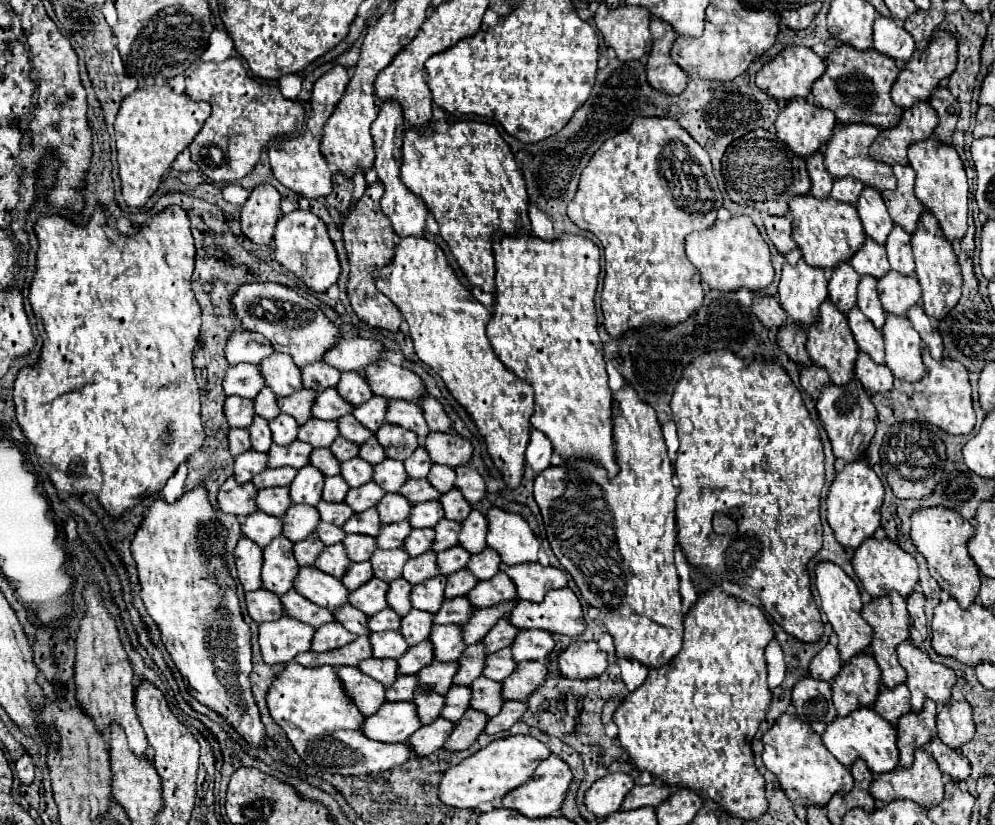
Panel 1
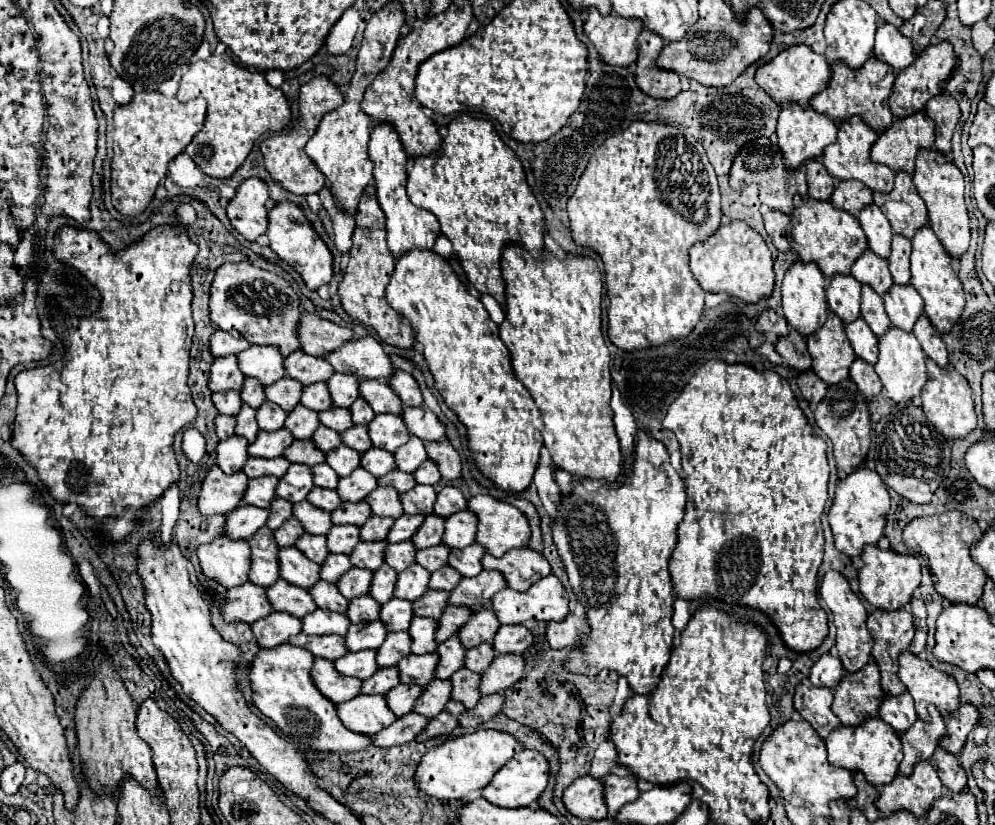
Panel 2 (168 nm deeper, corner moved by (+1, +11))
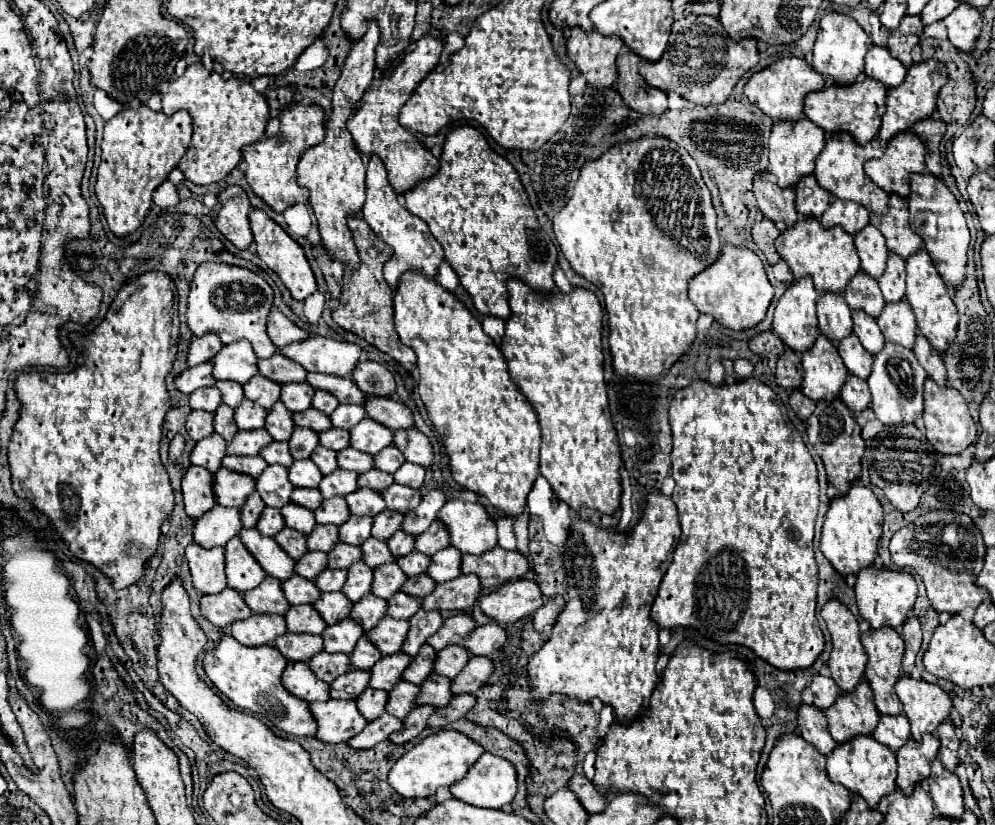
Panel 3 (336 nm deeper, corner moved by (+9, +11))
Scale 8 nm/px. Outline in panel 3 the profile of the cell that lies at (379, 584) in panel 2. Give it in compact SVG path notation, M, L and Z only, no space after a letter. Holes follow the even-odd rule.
M358 562L358 566L350 566L348 570L348 582L346 590L342 590L352 602L360 602L364 596L370 594L374 582L374 572L364 562Z

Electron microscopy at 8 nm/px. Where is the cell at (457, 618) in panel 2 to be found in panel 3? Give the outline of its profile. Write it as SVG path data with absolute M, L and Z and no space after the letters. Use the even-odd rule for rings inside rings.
M418 610L414 618L410 618L410 634L406 636L406 646L402 652L410 656L418 656L418 650L422 644L428 642L432 634L436 634L442 626L442 614L438 610Z

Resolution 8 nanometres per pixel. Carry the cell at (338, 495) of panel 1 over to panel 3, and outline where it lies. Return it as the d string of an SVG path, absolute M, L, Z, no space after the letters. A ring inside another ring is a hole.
M310 458L296 460L288 468L288 474L290 474L290 482L294 482L294 486L300 486L300 488L318 488L322 480L322 472L314 462L310 462Z

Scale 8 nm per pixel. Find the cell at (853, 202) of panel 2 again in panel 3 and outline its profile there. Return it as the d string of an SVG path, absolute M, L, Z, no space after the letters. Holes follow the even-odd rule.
M834 198L828 206L828 210L820 218L824 228L840 224L848 234L854 234L862 230L862 226L868 224L868 210L866 206L854 202L854 200L840 200Z

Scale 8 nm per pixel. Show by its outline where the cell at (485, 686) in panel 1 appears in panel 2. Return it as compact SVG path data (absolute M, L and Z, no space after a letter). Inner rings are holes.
M462 668L450 676L450 682L452 682L452 692L450 692L452 700L462 702L464 708L476 706L476 702L480 700L480 692L478 692L480 676L478 674Z

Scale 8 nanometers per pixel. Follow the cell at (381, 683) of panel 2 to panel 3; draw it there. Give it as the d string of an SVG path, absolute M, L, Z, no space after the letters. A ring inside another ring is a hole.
M350 670L350 674L342 674L342 678L336 678L330 684L330 696L332 698L344 698L344 700L354 700L362 694L362 690L366 690L370 680L370 672L368 670Z

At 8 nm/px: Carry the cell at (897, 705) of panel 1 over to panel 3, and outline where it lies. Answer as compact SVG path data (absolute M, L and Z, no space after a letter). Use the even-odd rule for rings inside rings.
M898 714L898 716L880 716L880 722L876 726L876 730L872 732L872 736L890 746L892 752L896 752L900 746L904 746L910 738L910 722L904 714Z

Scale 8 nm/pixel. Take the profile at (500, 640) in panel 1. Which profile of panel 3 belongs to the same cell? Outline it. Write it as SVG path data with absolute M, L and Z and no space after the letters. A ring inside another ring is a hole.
M456 614L444 620L438 634L430 638L430 644L434 650L442 650L450 644L460 644L462 638L466 638L476 628L476 620L470 614Z

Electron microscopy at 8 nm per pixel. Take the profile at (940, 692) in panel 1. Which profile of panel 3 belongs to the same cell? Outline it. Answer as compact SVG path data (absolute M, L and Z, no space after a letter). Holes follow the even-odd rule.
M900 676L894 692L904 704L904 714L910 720L914 740L922 740L924 734L932 734L936 726L950 714L950 696L942 688L926 680Z

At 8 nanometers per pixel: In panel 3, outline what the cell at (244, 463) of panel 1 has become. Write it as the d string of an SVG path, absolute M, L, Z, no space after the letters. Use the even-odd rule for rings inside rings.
M212 434L206 440L200 440L190 454L190 462L196 466L208 468L212 474L216 474L222 468L222 458L226 456L226 440L220 434Z

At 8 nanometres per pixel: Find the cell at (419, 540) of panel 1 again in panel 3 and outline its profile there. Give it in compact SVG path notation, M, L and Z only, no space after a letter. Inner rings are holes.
M384 510L382 514L374 516L374 530L372 536L378 540L388 540L394 532L398 532L402 528L402 514L392 512L392 510Z

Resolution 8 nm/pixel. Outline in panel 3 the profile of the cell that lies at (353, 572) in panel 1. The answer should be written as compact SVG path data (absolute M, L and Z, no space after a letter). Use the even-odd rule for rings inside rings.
M308 552L302 560L296 562L296 572L308 580L316 580L322 570L328 568L328 554L326 552Z

